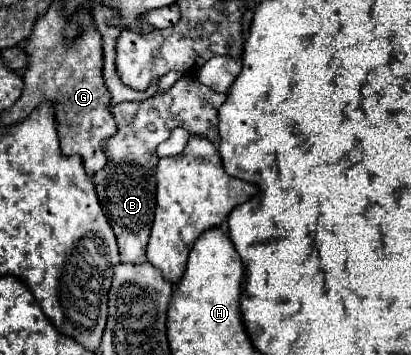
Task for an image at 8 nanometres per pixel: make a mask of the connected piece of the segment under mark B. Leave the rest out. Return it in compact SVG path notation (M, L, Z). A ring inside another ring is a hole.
M195 75L181 77L167 93L155 95L139 103L119 103L111 107L117 123L117 135L105 139L103 149L107 155L107 167L93 175L93 183L103 205L105 215L117 235L121 263L145 263L145 247L151 233L155 213L155 147L171 135L171 129L185 127L191 133L199 133L209 141L219 141L219 107L225 103L225 93L215 93L203 85Z

